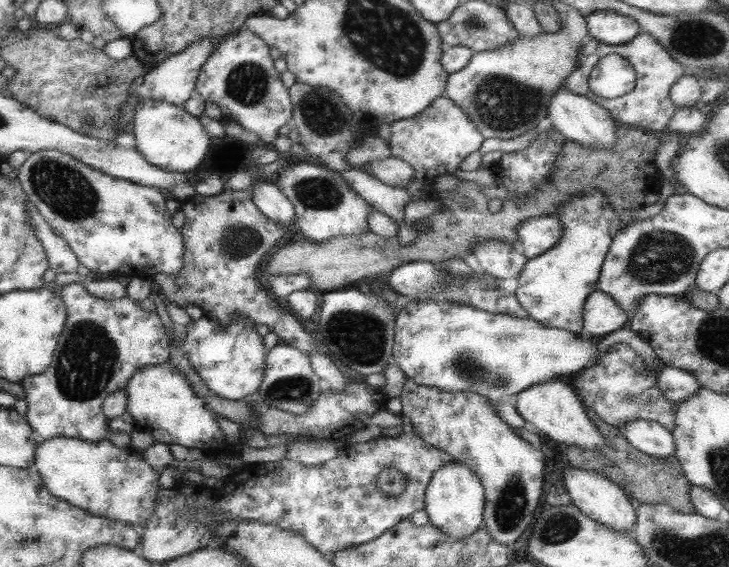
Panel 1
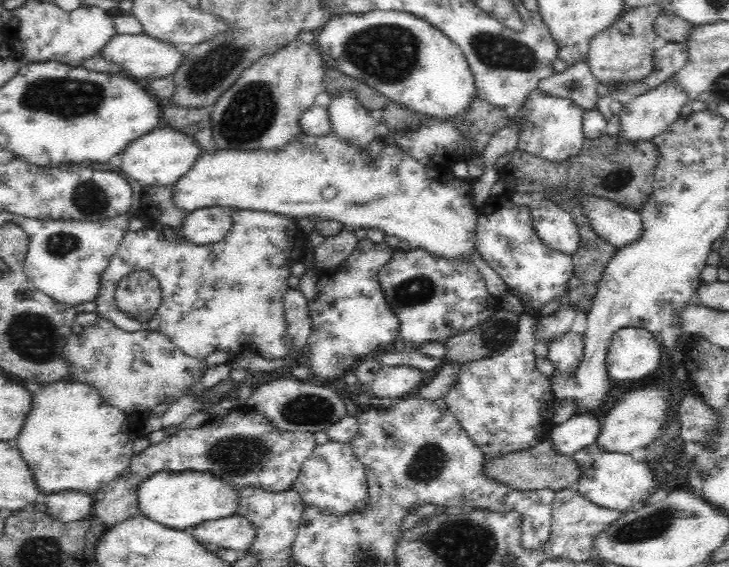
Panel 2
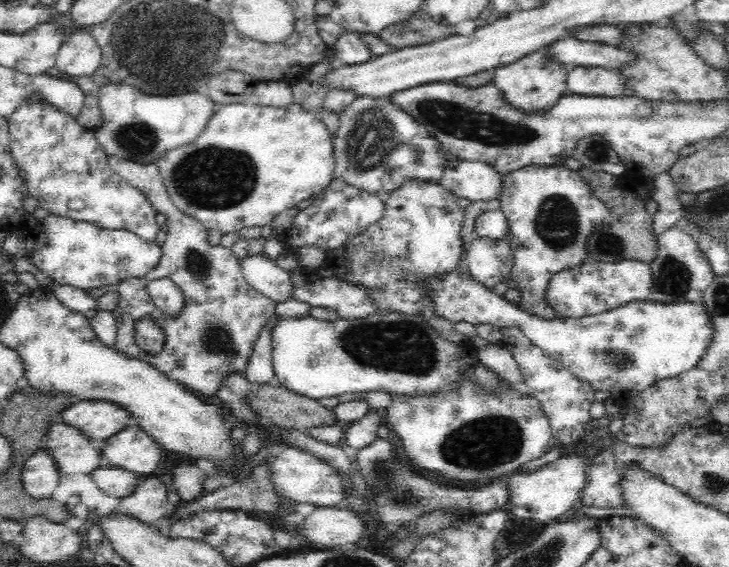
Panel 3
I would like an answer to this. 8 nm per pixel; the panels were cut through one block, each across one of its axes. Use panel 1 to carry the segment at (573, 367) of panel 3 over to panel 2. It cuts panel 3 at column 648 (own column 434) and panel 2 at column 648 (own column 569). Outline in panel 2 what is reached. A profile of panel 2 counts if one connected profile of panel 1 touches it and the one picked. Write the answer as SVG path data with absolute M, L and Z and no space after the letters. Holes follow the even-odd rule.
M624 328L614 332L606 352L606 370L612 384L630 380L648 380L658 368L662 346L650 332L638 328Z

